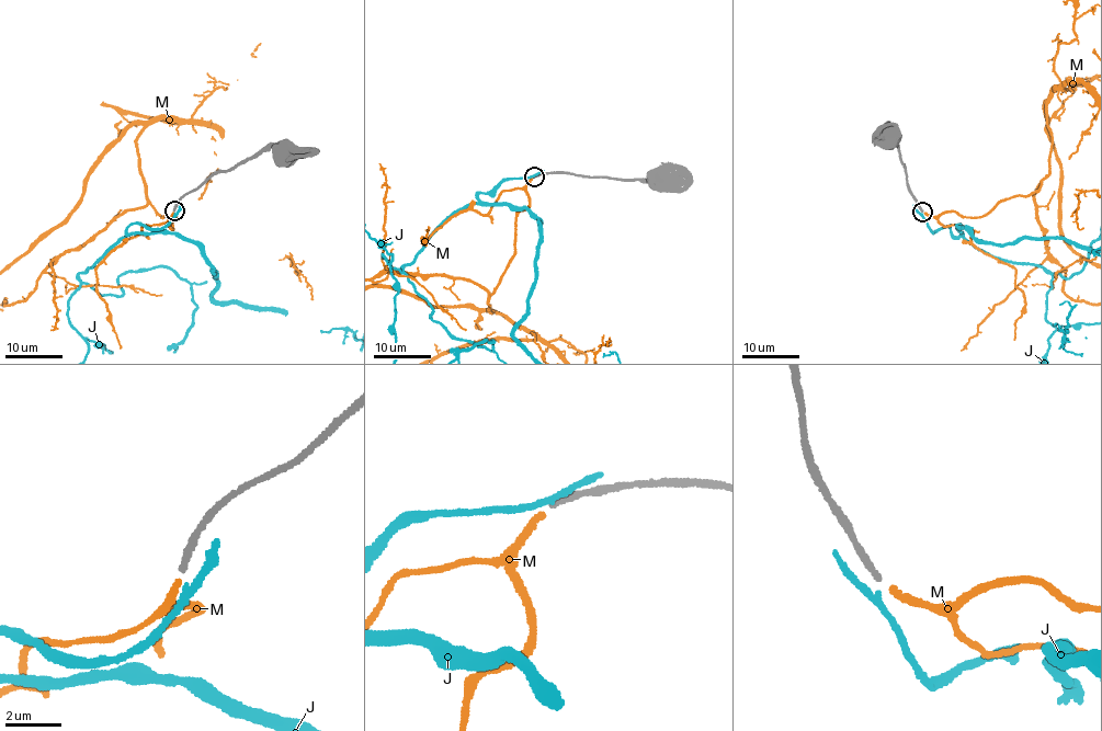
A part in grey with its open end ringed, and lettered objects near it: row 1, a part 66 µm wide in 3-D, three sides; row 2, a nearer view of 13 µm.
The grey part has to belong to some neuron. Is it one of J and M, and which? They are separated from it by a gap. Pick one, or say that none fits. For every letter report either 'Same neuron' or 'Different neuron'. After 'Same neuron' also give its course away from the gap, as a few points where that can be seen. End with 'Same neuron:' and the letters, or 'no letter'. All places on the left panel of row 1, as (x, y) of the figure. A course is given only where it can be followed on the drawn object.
J: Different neuron
M: Same neuron
Same neuron: M

